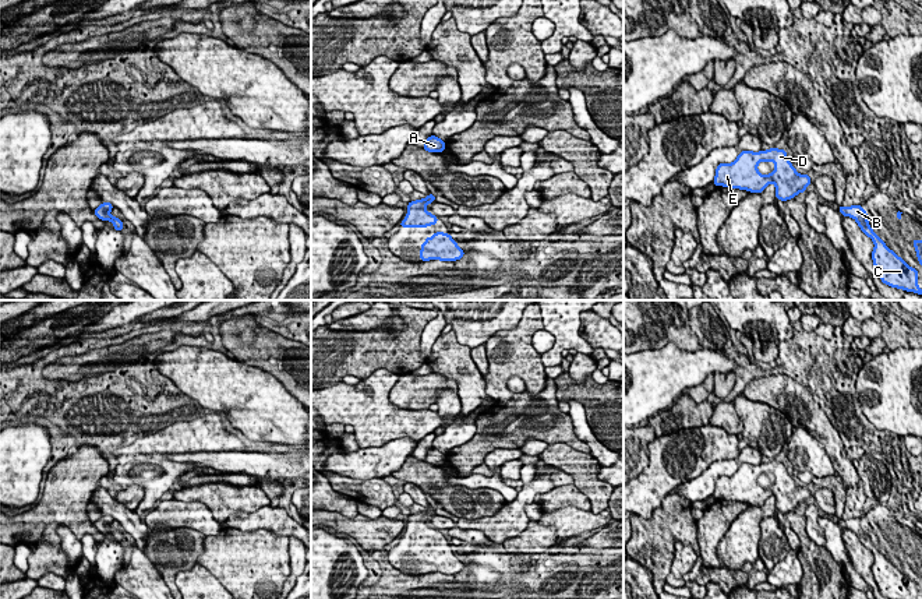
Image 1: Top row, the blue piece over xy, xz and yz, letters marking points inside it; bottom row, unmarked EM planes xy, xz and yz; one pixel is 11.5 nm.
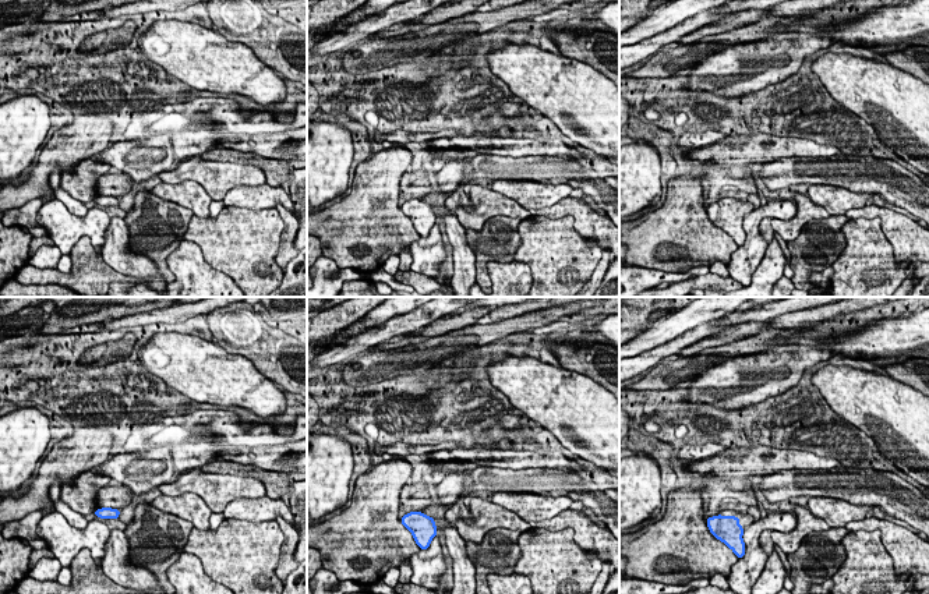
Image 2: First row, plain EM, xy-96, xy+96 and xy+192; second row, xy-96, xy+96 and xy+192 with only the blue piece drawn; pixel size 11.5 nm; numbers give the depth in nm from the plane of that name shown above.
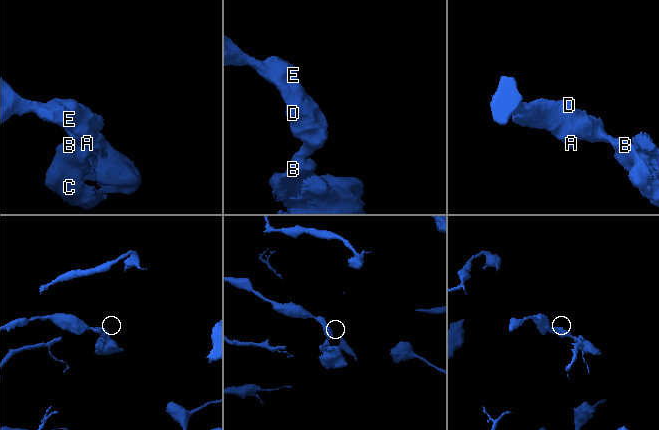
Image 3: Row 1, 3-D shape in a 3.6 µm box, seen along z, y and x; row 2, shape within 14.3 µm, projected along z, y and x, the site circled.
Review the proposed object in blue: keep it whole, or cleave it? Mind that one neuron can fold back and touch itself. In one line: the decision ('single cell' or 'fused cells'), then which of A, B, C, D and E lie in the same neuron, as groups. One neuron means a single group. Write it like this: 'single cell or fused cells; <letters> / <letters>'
single cell; A B C D E

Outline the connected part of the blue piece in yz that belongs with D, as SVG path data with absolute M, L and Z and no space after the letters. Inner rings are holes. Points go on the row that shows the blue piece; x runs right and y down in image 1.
M770 148L767 151L752 152L742 151L732 163L720 163L716 169L713 183L730 188L748 190L750 193L762 193L770 183L776 184L777 200L795 198L798 193L803 193L812 183L808 175L799 175L787 158L785 149ZM760 161L773 161L774 170L763 176L757 170Z

